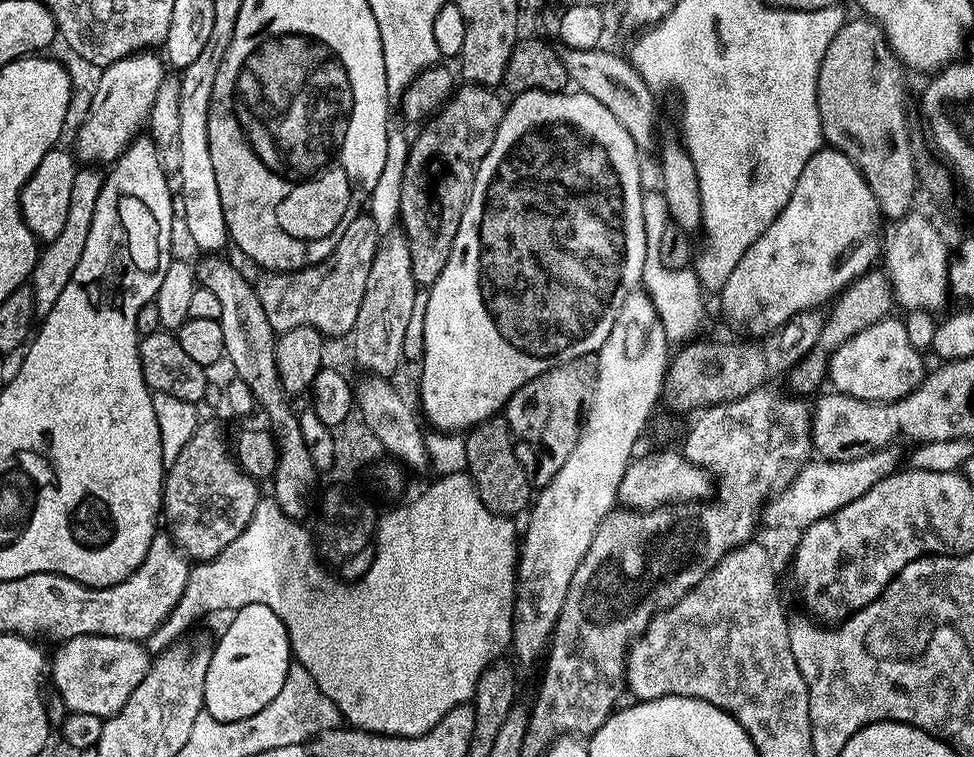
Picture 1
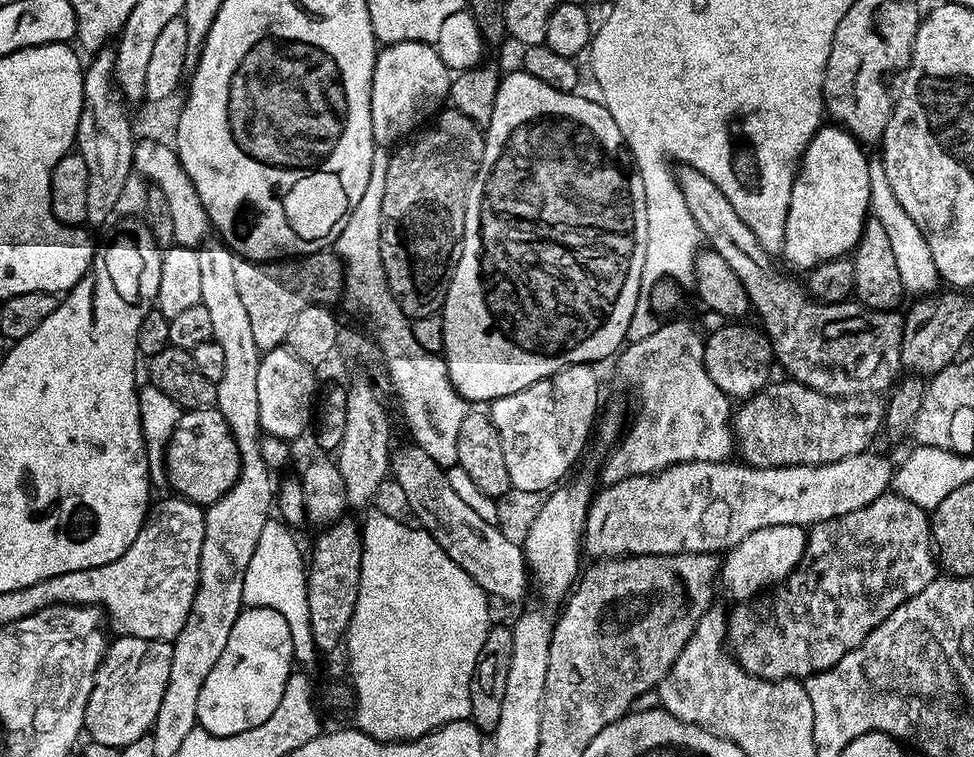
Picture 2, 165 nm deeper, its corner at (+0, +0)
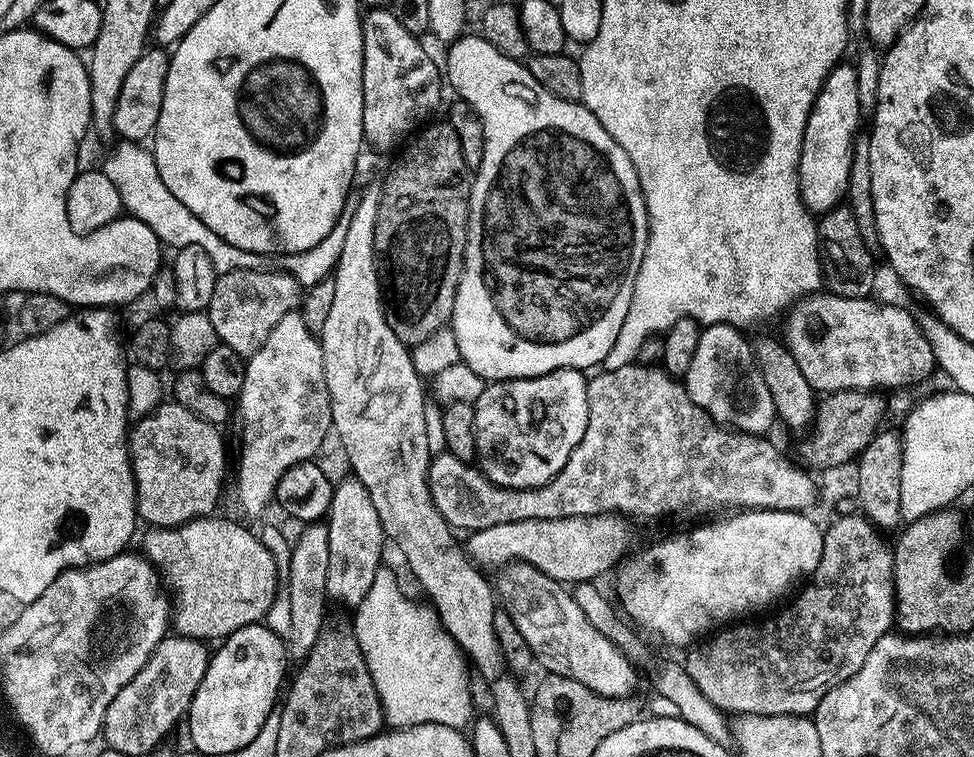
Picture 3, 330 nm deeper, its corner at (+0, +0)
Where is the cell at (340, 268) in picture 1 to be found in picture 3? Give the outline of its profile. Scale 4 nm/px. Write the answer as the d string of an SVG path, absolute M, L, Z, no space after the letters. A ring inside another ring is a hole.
M233 270L221 275L216 282L214 298L206 310L210 322L214 322L217 341L242 357L252 357L266 343L272 327L280 321L280 317L297 307L300 290L302 292L297 277L295 280L294 277L283 276L280 272Z

